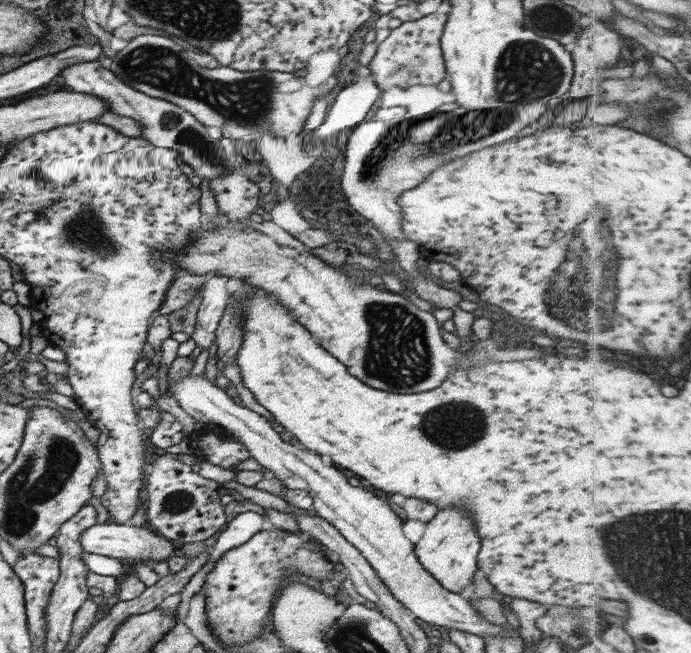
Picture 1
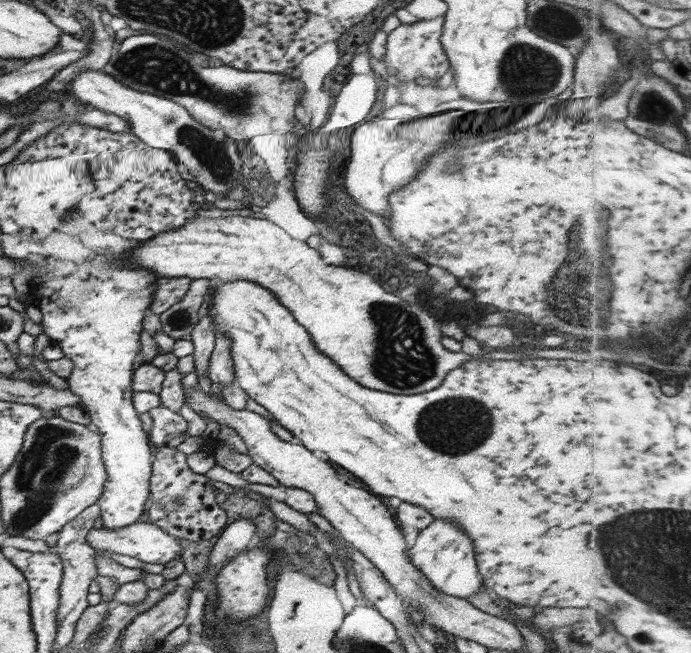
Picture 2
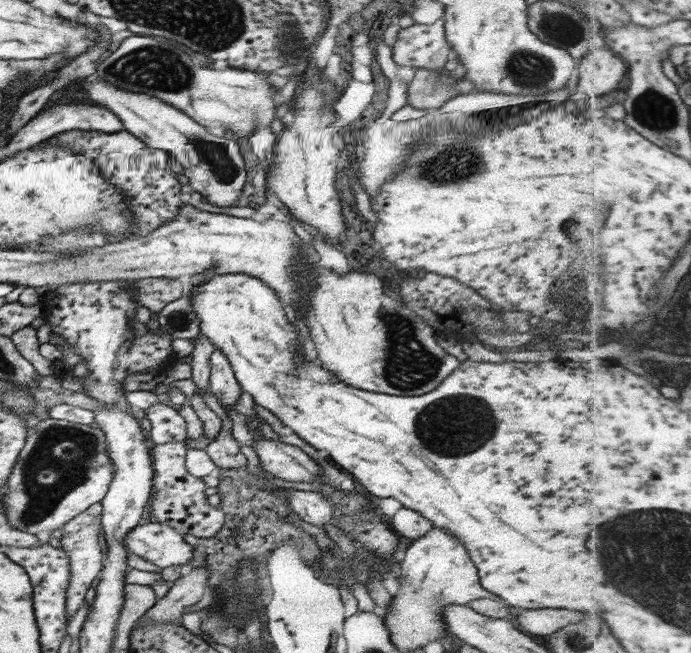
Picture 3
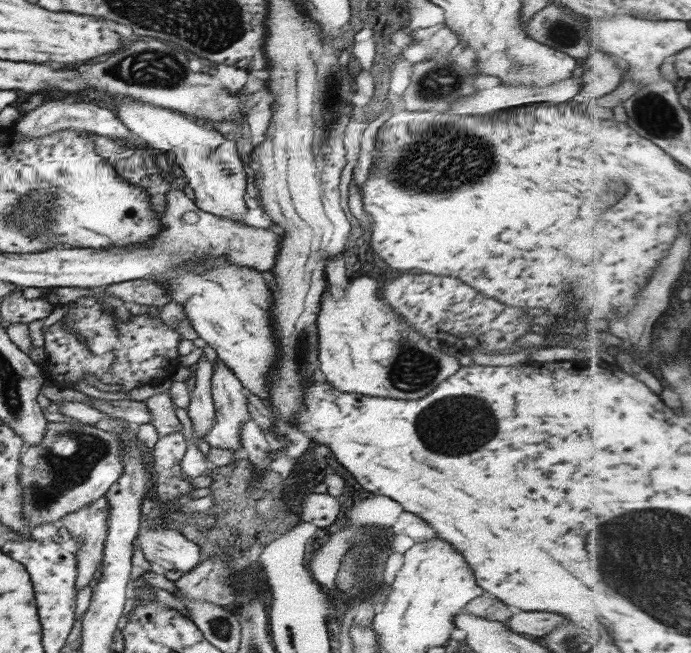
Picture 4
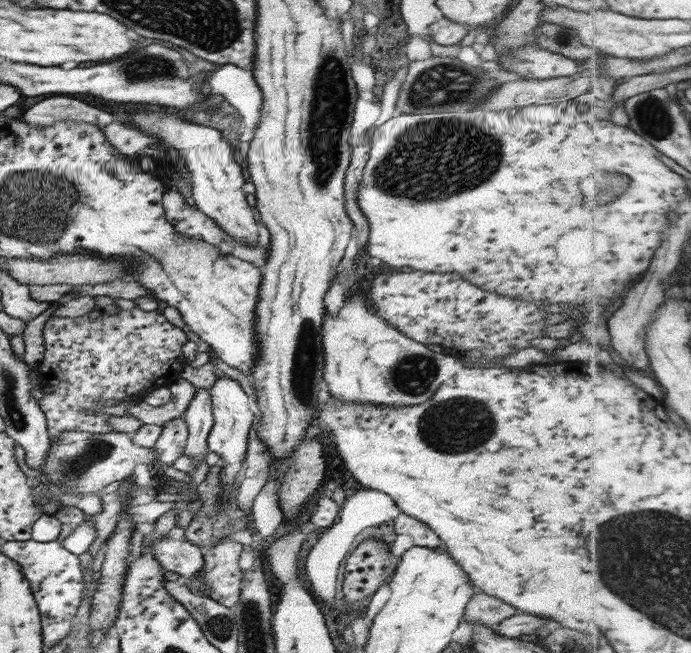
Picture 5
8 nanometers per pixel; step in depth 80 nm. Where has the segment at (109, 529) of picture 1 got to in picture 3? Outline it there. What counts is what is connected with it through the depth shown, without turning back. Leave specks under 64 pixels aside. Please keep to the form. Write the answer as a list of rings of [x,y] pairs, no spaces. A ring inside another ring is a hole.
[[[153,520],[134,526],[123,537],[128,554],[143,558],[159,568],[186,565],[192,557],[192,548],[175,529]]]

